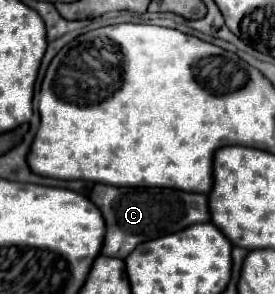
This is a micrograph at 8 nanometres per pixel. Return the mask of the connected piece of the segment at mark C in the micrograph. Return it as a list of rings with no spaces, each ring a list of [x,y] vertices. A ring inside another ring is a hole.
[[[95,185],[89,197],[101,209],[107,223],[105,243],[101,249],[101,255],[107,255],[107,257],[125,259],[139,243],[177,233],[193,223],[207,223],[211,219],[207,195],[201,195],[201,193]]]

